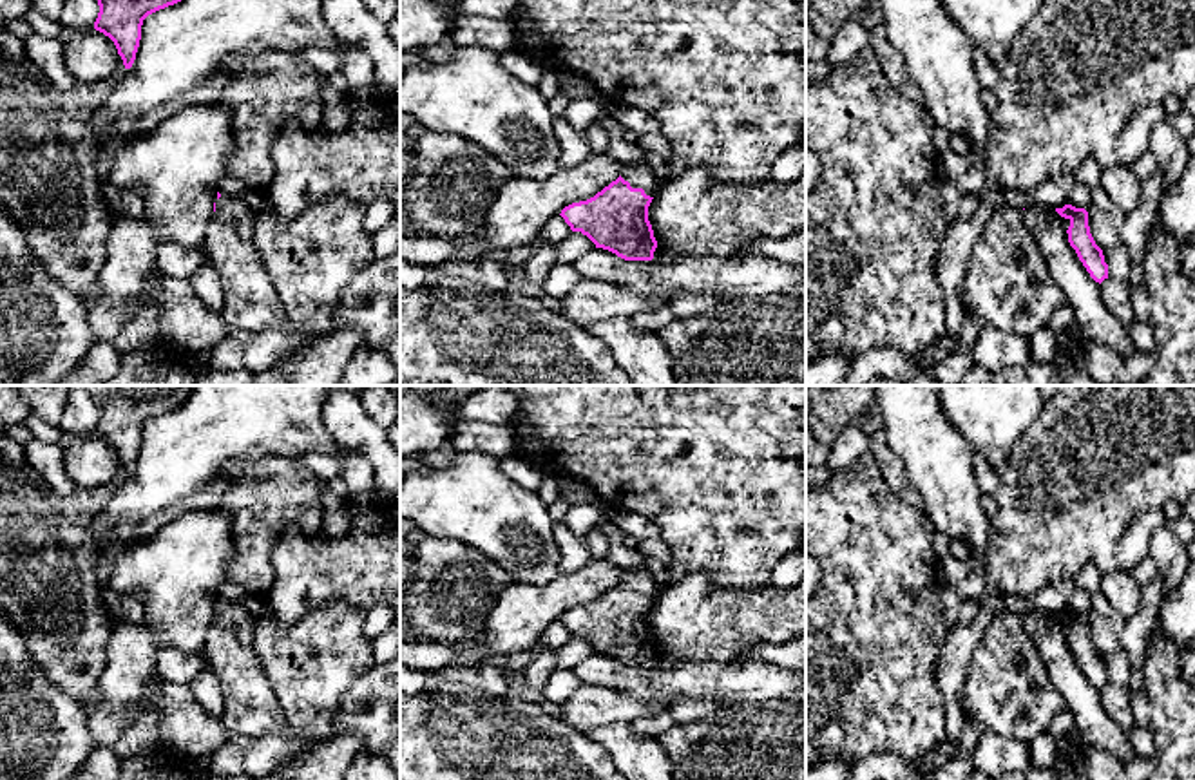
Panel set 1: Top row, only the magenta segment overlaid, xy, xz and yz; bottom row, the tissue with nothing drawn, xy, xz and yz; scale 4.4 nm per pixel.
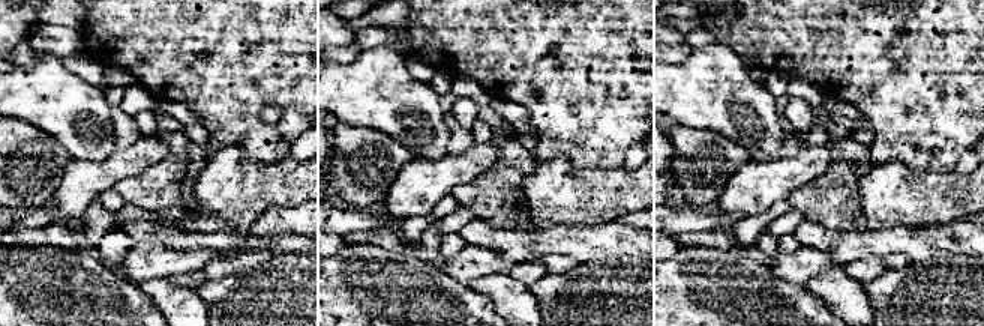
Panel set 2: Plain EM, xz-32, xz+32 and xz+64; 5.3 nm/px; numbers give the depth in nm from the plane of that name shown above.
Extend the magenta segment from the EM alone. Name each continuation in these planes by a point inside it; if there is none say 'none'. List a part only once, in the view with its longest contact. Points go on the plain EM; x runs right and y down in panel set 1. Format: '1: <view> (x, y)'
1: xz (638, 580)

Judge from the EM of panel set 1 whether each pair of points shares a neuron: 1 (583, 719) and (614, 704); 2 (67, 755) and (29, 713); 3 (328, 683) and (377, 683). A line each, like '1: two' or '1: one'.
1: one
2: one
3: two

